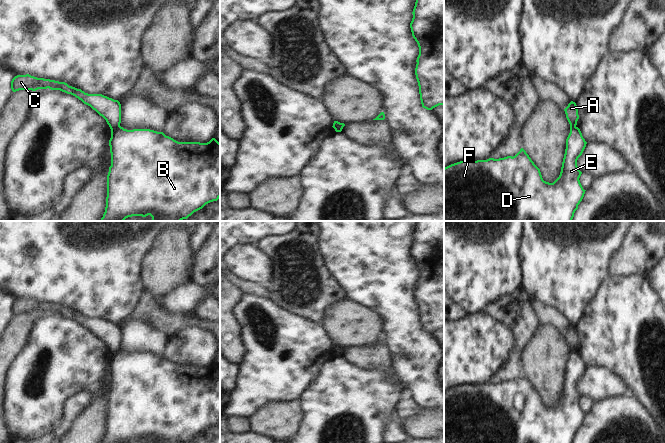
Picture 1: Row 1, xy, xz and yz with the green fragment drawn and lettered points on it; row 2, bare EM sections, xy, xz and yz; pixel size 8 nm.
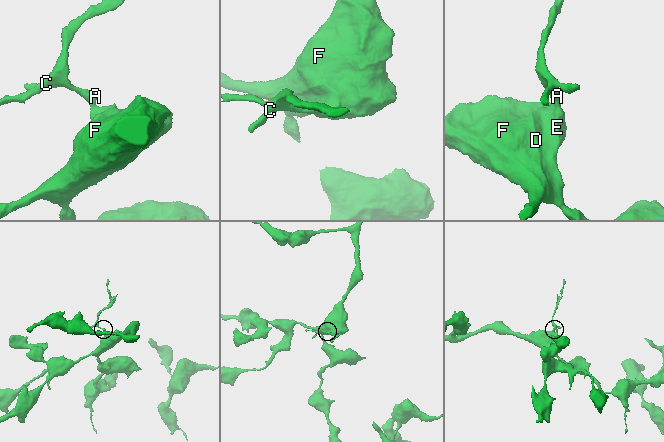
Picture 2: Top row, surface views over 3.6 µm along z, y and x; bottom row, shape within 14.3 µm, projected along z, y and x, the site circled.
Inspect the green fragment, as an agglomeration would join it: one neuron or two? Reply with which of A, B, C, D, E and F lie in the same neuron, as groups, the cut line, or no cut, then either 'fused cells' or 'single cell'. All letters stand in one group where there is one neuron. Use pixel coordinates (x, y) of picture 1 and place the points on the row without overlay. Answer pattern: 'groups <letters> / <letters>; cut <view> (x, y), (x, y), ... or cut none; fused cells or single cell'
groups A C / B D E F; cut xy (119, 349), (111, 355); fused cells

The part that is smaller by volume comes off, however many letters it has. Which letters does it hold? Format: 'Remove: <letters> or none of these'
Remove: A, C

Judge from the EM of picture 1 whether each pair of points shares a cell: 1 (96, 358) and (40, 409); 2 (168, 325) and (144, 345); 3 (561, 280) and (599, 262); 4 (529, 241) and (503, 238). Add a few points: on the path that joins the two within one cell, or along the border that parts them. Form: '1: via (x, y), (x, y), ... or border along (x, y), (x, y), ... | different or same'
1: via (82, 367), (54, 395) | same
2: border along (140, 319), (148, 322), (168, 337) | different
3: via (570, 271), (579, 262), (590, 262) | same
4: border along (523, 231), (519, 263) | different

